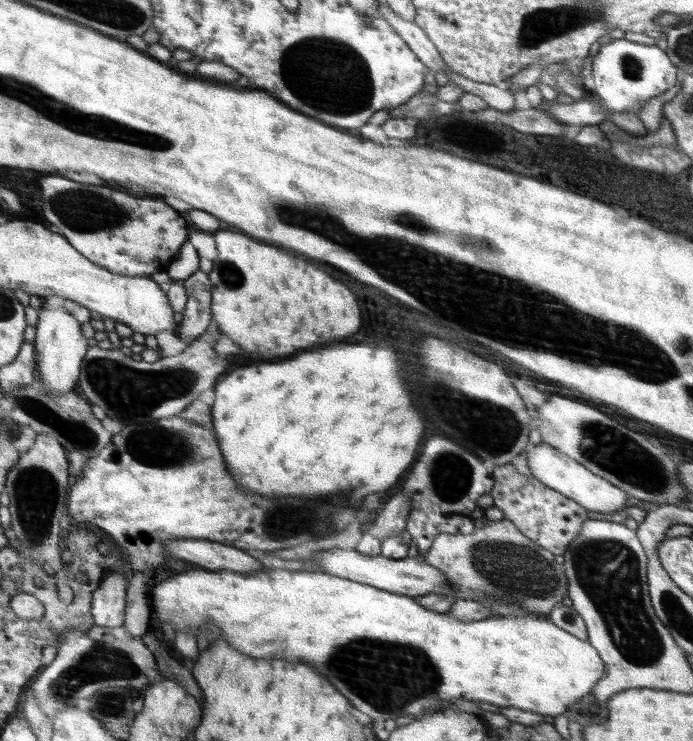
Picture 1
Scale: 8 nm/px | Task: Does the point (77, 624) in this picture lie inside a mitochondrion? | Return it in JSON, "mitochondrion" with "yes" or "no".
{"mitochondrion":"no"}

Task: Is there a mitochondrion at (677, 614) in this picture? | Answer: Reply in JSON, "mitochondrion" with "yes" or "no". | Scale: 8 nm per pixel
{"mitochondrion":"yes"}

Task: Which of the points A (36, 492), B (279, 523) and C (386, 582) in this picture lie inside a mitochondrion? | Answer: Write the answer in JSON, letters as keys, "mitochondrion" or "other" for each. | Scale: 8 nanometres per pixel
{"A":"mitochondrion","B":"mitochondrion","C":"other"}

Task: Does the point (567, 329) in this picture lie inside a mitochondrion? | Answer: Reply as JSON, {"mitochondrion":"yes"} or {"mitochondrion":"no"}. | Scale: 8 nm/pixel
{"mitochondrion":"yes"}

